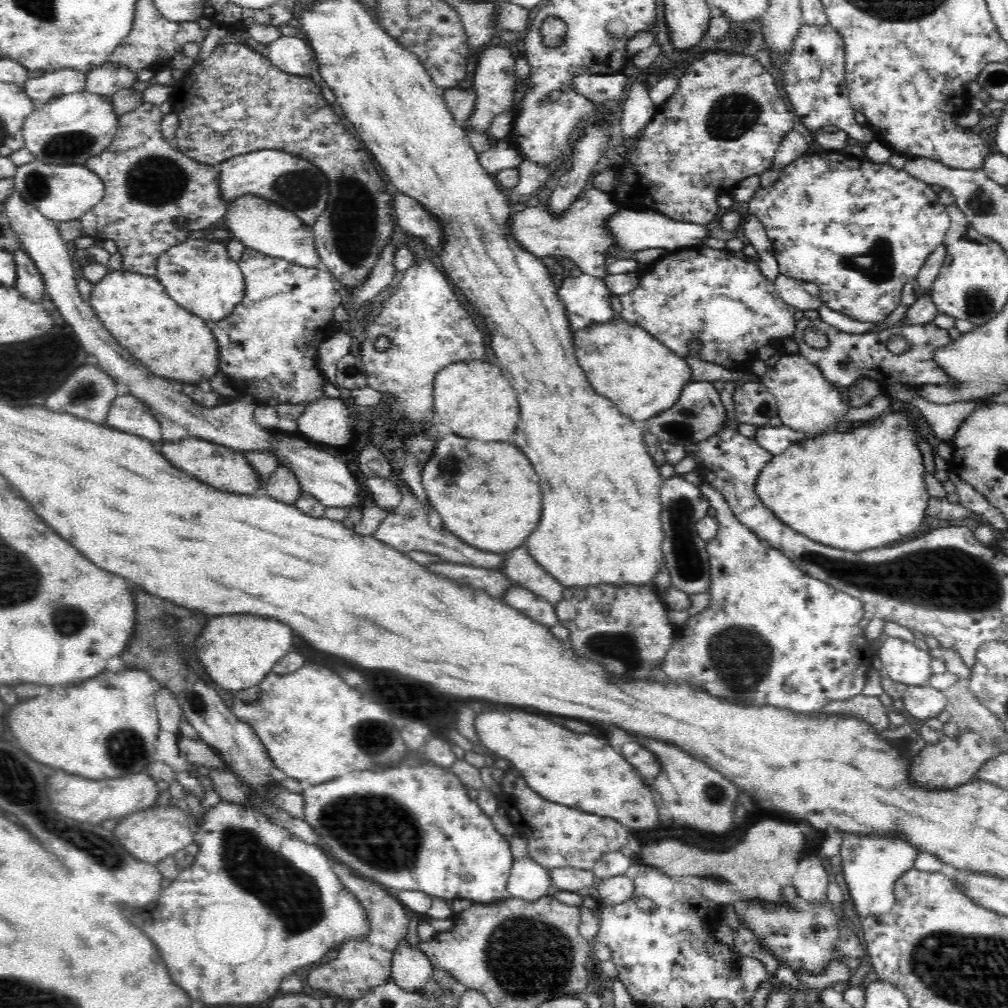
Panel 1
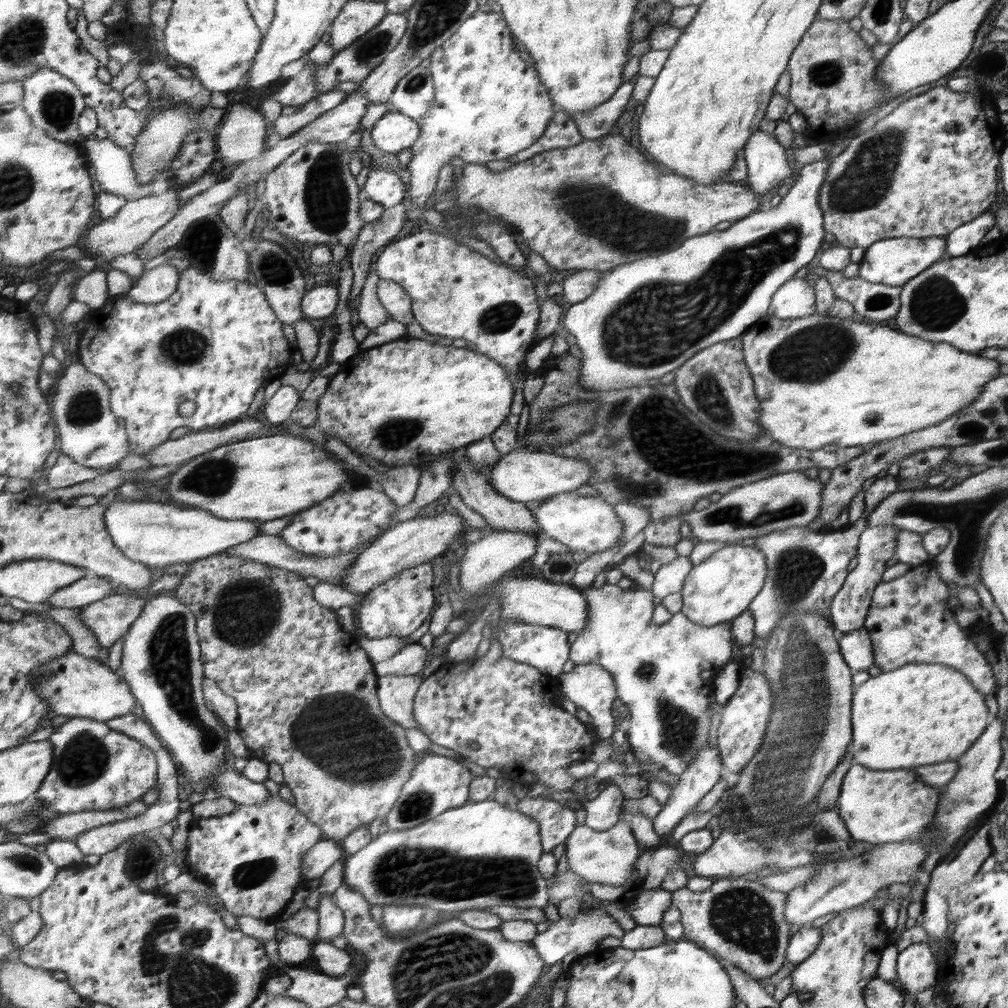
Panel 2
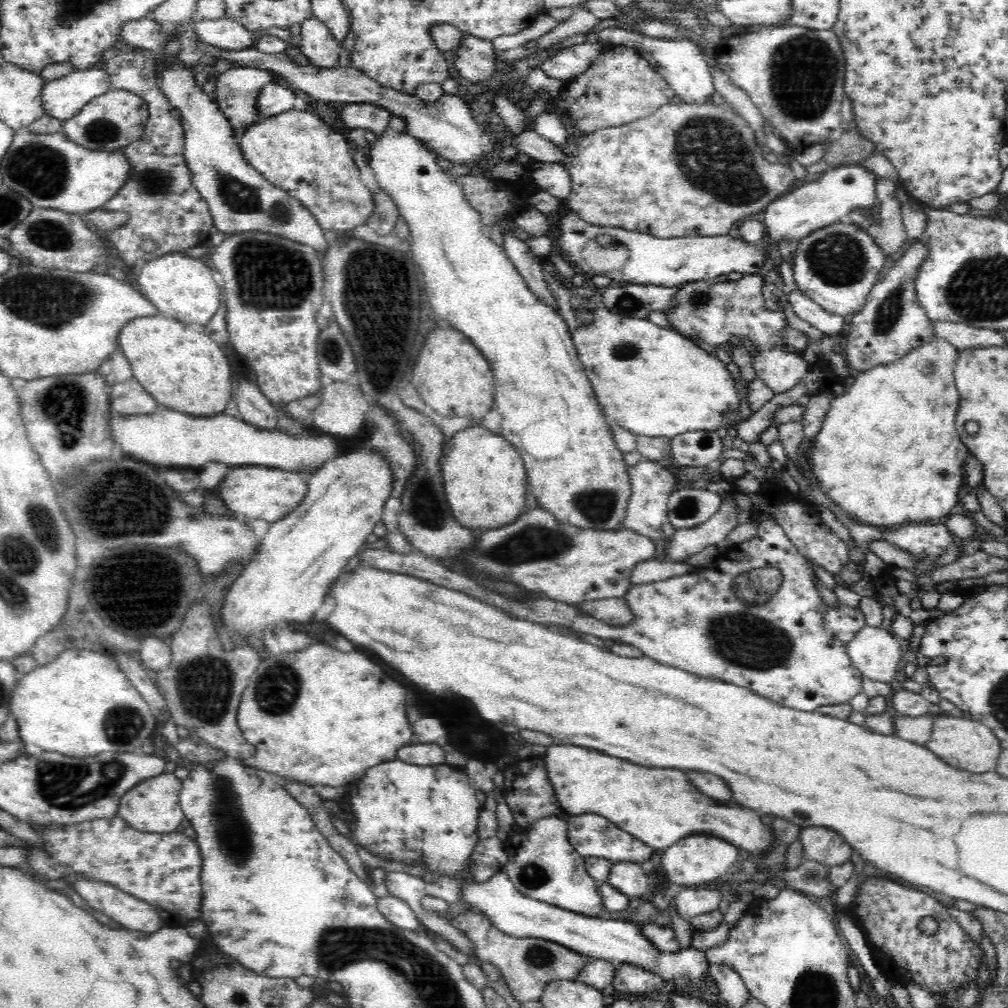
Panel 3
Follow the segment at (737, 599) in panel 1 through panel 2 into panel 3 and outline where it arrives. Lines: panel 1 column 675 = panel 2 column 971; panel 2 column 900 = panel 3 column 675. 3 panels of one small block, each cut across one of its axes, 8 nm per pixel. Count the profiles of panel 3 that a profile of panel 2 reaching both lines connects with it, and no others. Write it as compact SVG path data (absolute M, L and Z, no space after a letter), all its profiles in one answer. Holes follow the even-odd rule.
M768 515L763 521L759 521L755 535L750 540L725 547L713 563L698 568L698 572L646 584L633 584L628 589L626 596L642 596L642 618L634 616L628 624L621 627L610 626L592 615L580 611L576 605L548 598L544 599L544 602L540 602L540 606L536 606L536 610L528 610L528 606L516 606L516 602L508 602L508 598L500 598L500 594L488 594L488 590L480 590L480 586L472 586L472 582L468 582L468 578L460 578L460 574L454 574L452 569L444 570L445 566L438 560L432 560L420 552L400 554L392 552L388 548L364 548L355 557L353 564L355 563L380 570L392 570L392 572L400 572L400 574L418 576L418 578L430 580L438 586L466 592L466 594L474 596L476 600L502 608L510 618L528 620L528 622L536 622L536 624L542 622L553 629L564 627L569 631L578 631L598 636L599 639L635 646L643 652L644 656L661 662L663 665L670 665L700 677L729 682L750 689L761 697L790 709L798 709L807 713L816 711L821 706L848 703L851 698L862 693L863 674L849 660L845 650L846 644L836 641L832 634L824 628L823 612L827 606L820 596L816 581L814 581L817 578L816 573L814 573L810 561L800 554L796 545L786 536L774 515ZM764 567L780 569L783 577L782 584L774 596L771 596L765 603L748 605L732 593L732 577L738 576L740 572Z

